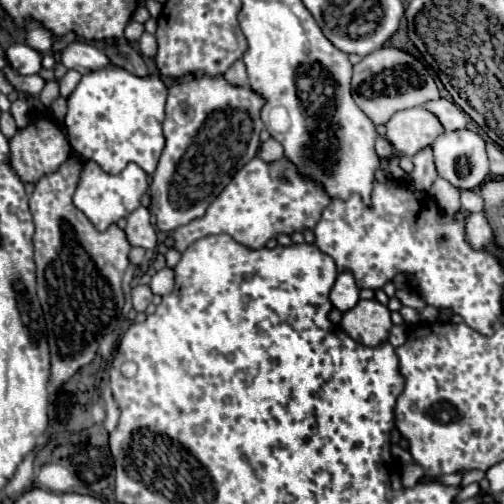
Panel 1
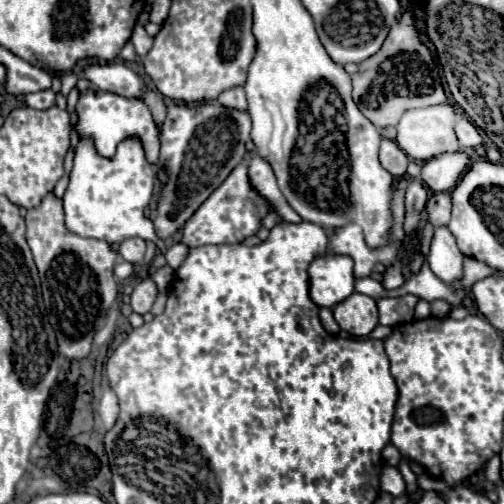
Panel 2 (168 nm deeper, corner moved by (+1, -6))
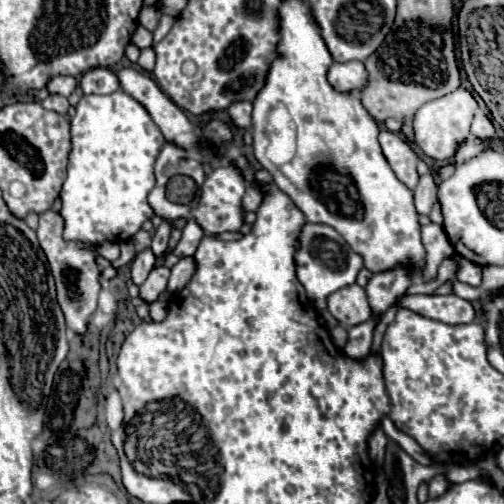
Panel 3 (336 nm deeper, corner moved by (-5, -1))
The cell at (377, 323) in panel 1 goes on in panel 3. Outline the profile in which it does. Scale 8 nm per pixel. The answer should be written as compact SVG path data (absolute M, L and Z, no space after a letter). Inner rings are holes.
M358 284L346 286L346 288L330 294L328 310L346 328L362 324L372 316L366 292Z

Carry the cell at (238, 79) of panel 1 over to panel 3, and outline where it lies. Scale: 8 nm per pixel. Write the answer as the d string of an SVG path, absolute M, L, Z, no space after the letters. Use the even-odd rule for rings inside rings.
M232 102L228 112L234 126L248 128L252 124L252 102Z

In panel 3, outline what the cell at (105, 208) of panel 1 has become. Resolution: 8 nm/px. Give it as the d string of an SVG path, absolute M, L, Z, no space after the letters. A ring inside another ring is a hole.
M118 90L114 94L108 94L108 96L94 96L94 94L82 96L80 102L78 102L78 106L76 106L76 114L72 118L70 132L72 132L72 152L68 156L66 180L64 180L64 186L62 186L62 192L60 192L60 198L62 198L62 210L60 210L60 214L62 214L64 222L66 222L66 226L64 226L64 240L82 240L82 242L92 242L96 246L102 244L102 242L106 242L106 240L110 240L110 242L126 242L126 240L130 240L142 228L142 224L148 218L154 216L154 210L148 204L148 194L154 188L154 170L152 170L154 158L156 158L156 154L160 152L160 148L164 144L162 132L158 130L158 126L154 124L154 120L146 112L146 108L142 104L138 104L134 98L130 98L128 94L124 94L122 90Z

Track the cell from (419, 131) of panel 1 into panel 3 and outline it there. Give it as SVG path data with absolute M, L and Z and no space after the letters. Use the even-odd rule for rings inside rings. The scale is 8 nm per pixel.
M458 88L456 92L450 92L450 94L442 96L442 98L426 102L412 118L416 146L428 158L434 158L434 160L452 158L456 154L458 146L470 136L470 122L472 122L472 116L474 116L476 110L478 110L478 102L464 88Z

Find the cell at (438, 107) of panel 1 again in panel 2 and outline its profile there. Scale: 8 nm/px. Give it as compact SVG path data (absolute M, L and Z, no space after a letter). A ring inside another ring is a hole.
M462 117L456 123L456 135L458 135L462 147L478 147L484 141L480 131L478 131L478 127L470 119L466 119L466 117Z

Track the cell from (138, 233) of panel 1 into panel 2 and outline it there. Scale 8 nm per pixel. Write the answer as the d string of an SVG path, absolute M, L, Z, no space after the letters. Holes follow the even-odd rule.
M132 237L132 239L126 239L124 243L120 243L120 255L134 265L142 263L144 251L146 251L146 243L140 237Z

